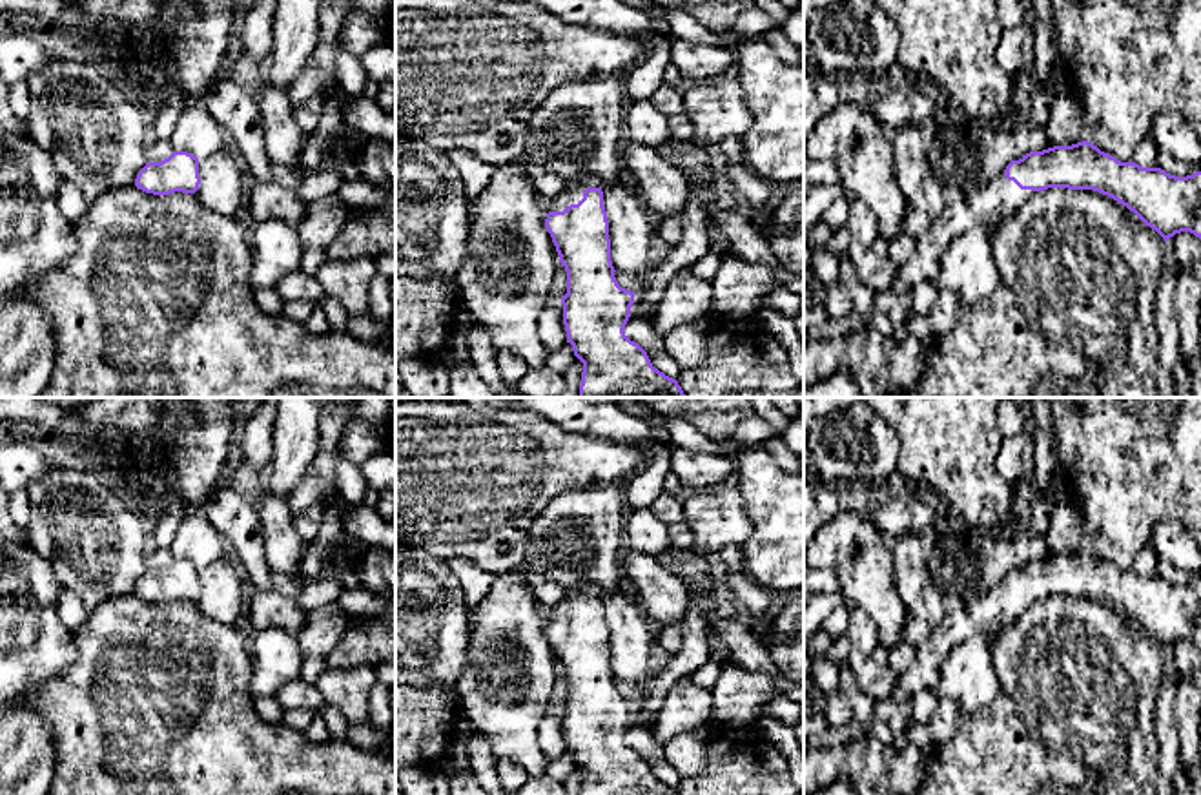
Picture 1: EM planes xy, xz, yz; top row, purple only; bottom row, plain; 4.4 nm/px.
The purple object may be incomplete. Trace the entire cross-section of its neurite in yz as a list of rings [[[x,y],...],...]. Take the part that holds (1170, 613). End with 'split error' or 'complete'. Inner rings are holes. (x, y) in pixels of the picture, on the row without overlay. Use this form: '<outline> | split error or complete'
[[[1088,549],[1072,554],[1053,554],[1042,560],[1030,560],[1011,569],[1006,578],[984,591],[970,591],[966,604],[946,616],[931,629],[929,638],[917,647],[915,662],[898,675],[891,693],[893,700],[911,702],[919,691],[937,687],[940,667],[948,655],[973,635],[993,635],[1015,622],[1035,600],[1048,596],[1093,598],[1126,614],[1146,635],[1155,638],[1165,651],[1181,640],[1201,647],[1201,580],[1175,585],[1161,576],[1143,576],[1135,571],[1121,571],[1101,560]]] | split error

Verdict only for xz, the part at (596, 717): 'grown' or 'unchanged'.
grown

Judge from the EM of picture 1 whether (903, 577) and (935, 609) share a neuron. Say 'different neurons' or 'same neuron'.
same neuron

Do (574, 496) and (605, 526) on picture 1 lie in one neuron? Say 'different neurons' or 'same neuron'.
same neuron

